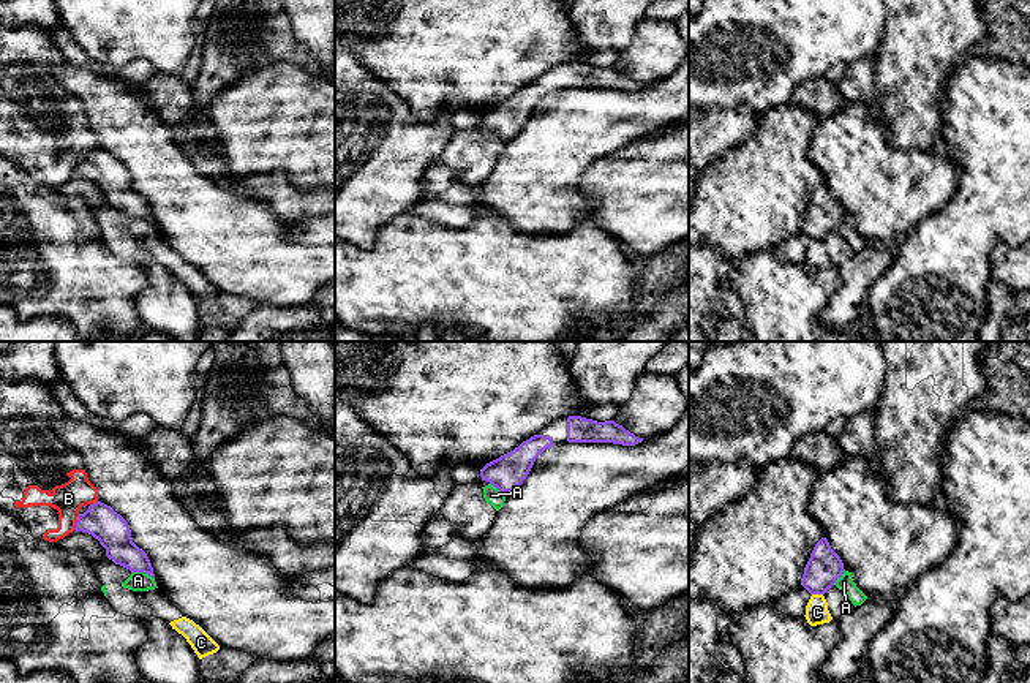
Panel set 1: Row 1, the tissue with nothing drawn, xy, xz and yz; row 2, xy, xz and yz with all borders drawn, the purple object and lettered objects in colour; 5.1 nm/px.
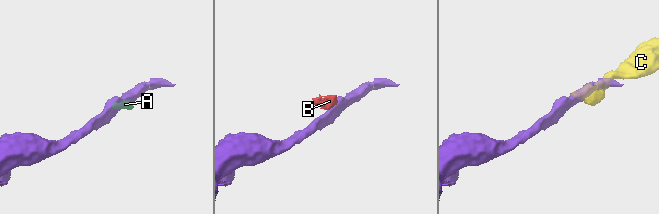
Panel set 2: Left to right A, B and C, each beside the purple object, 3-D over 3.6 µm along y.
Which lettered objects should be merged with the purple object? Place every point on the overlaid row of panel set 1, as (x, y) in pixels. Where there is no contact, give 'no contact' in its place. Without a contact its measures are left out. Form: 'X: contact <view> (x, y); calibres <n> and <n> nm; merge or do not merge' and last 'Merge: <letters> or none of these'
A: contact xy (142, 571); calibres 170 and 100 nm; do not merge
B: contact xy (76, 522); calibres 170 and 160 nm; do not merge
C: contact yz (817, 593); calibres 180 and 120 nm; do not merge
Merge: none of these

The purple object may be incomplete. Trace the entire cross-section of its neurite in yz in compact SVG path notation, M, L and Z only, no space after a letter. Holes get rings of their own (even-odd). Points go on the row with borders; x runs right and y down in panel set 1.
M821 538L804 568L801 585L810 594L825 594L844 574L840 557L831 549L826 538Z

